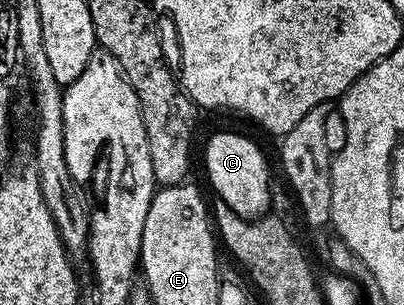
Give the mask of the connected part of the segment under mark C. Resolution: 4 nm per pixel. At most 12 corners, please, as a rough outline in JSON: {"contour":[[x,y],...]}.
{"contour":[[250,138],[204,145],[213,194],[238,216],[269,212],[268,161]]}

